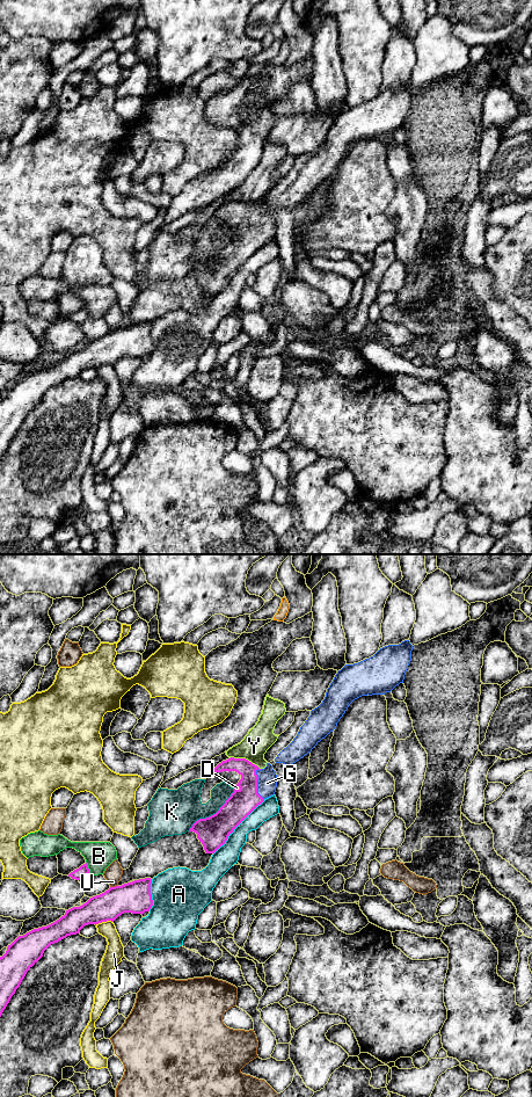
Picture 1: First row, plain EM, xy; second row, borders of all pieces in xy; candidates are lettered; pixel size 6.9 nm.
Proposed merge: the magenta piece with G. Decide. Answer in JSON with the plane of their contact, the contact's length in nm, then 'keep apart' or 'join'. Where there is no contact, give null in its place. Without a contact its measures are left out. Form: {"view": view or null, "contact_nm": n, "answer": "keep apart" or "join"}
{"view": "xy", "contact_nm": 220, "answer": "join"}

